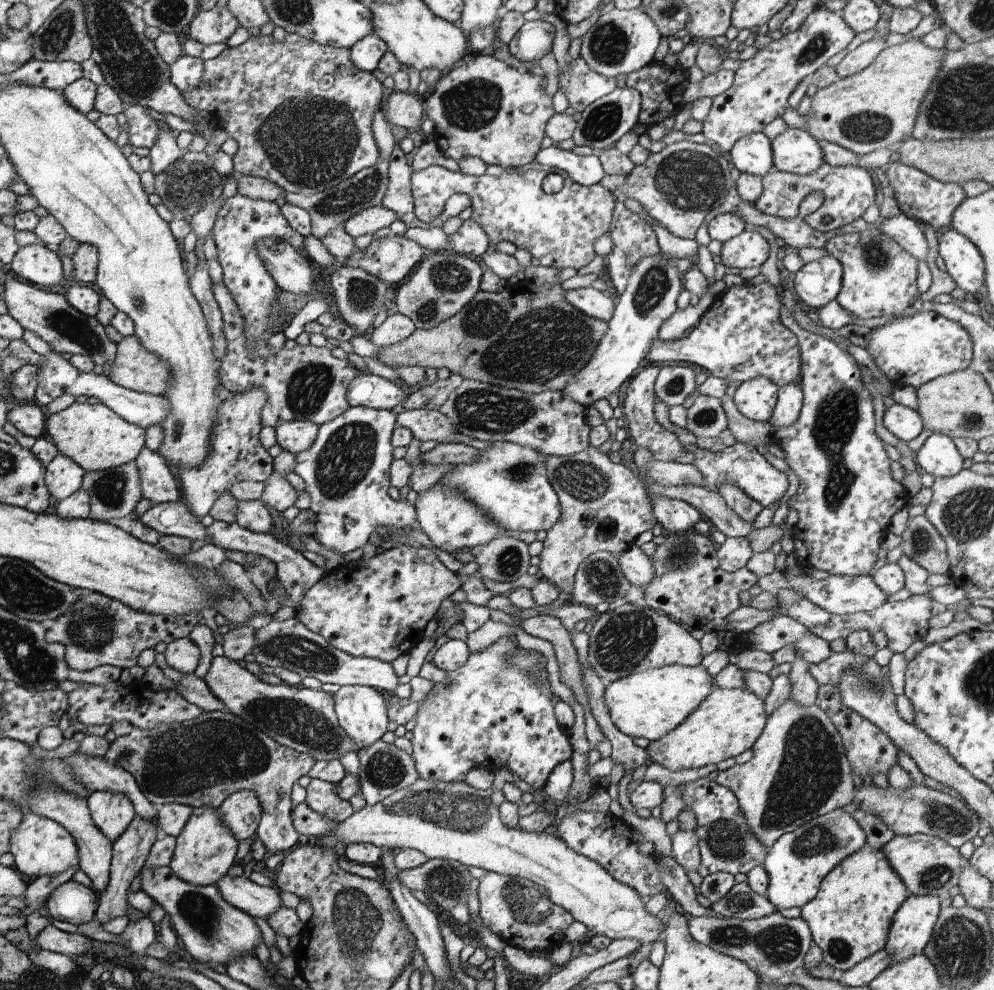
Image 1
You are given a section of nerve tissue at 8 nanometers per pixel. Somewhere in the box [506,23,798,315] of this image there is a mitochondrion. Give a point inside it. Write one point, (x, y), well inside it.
(686, 179)

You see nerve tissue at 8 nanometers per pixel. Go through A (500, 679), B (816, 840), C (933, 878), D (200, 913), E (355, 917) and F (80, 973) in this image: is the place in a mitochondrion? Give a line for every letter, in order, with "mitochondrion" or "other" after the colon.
A: mitochondrion
B: mitochondrion
C: mitochondrion
D: mitochondrion
E: mitochondrion
F: other

